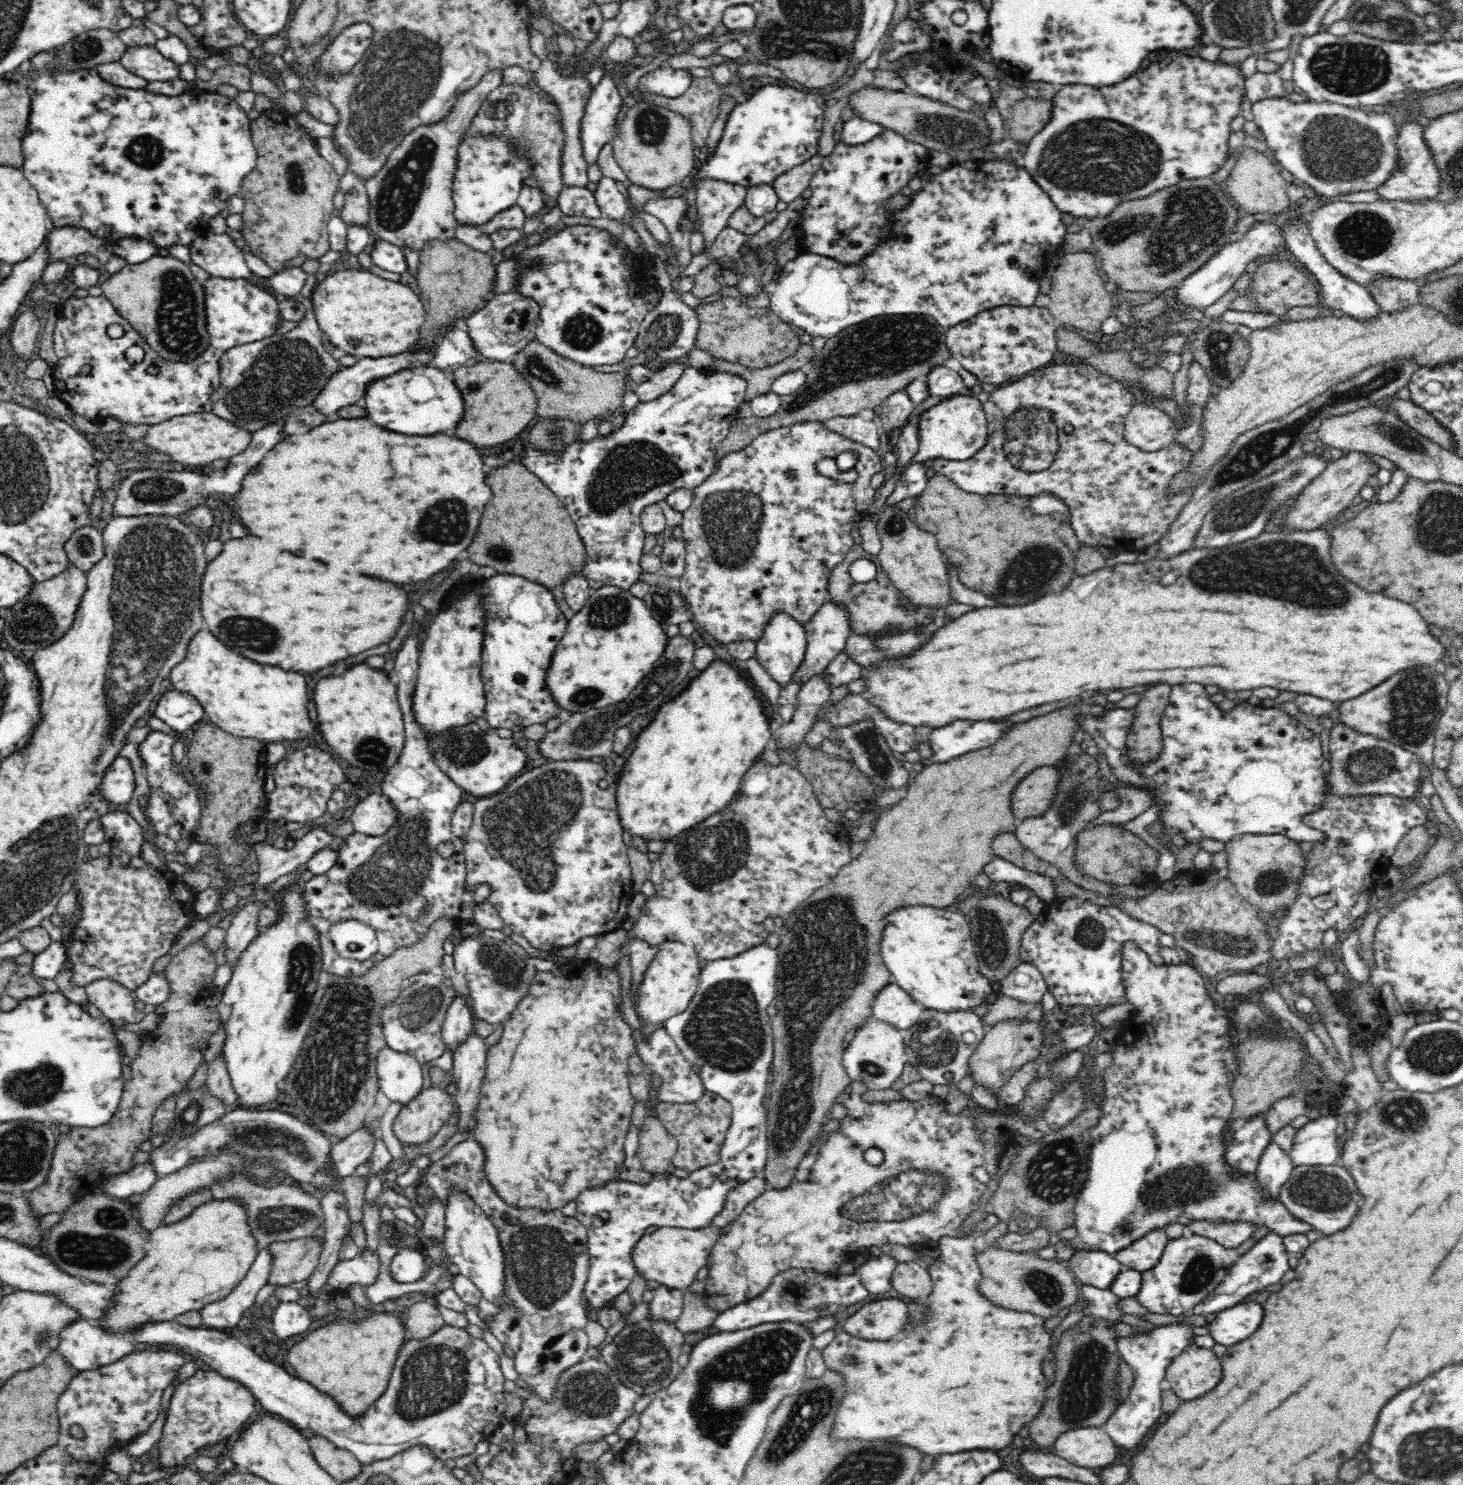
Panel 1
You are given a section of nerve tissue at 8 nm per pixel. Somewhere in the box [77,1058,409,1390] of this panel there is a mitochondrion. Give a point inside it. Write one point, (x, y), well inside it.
(268, 1135)

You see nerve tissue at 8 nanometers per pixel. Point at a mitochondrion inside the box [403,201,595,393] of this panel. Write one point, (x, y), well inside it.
(511, 326)

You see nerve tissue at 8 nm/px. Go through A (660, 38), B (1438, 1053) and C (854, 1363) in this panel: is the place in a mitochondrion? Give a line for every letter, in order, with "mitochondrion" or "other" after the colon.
A: other
B: mitochondrion
C: mitochondrion

